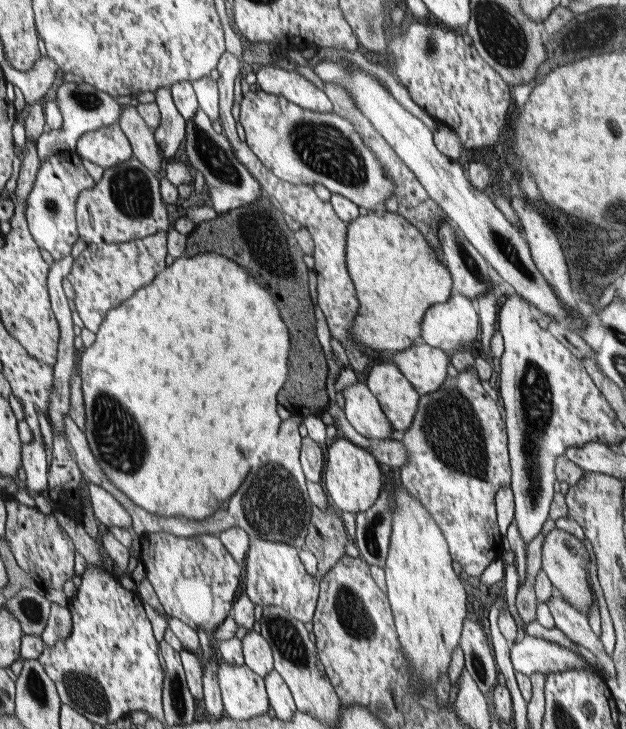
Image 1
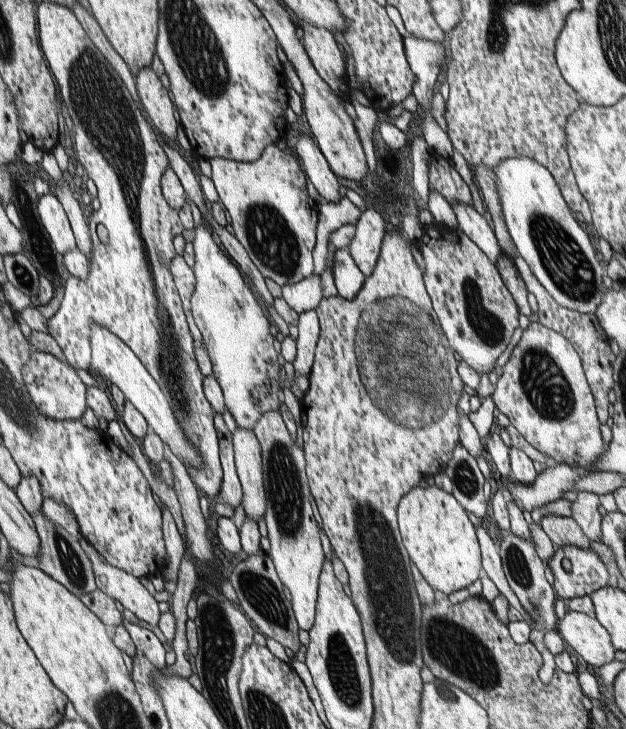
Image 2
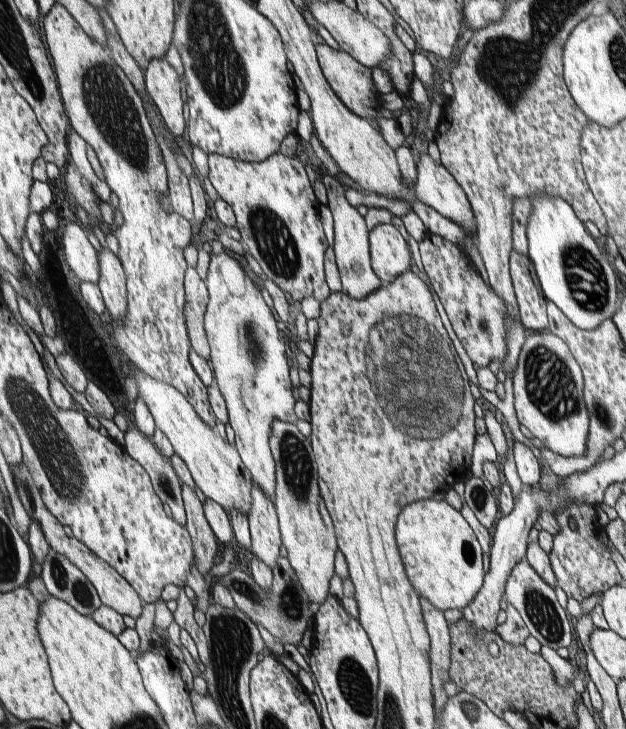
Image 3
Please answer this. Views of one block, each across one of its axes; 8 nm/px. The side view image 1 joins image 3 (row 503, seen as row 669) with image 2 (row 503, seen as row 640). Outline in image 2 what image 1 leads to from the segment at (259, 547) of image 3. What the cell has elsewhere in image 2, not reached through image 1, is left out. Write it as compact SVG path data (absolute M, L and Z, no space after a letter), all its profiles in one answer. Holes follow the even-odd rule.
M235 428L233 432L233 460L235 472L243 492L243 512L247 518L255 520L263 528L263 510L265 510L265 494L263 494L263 466L261 466L261 448L253 434L247 428Z

